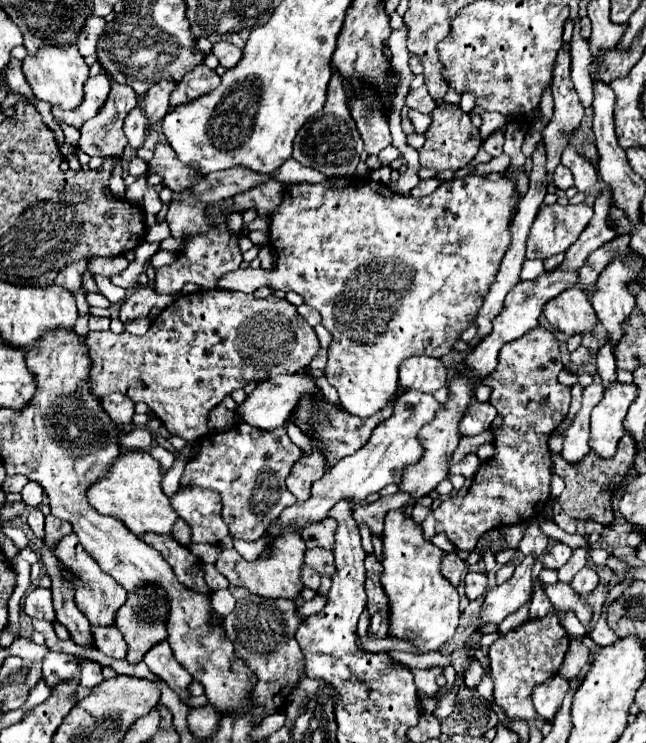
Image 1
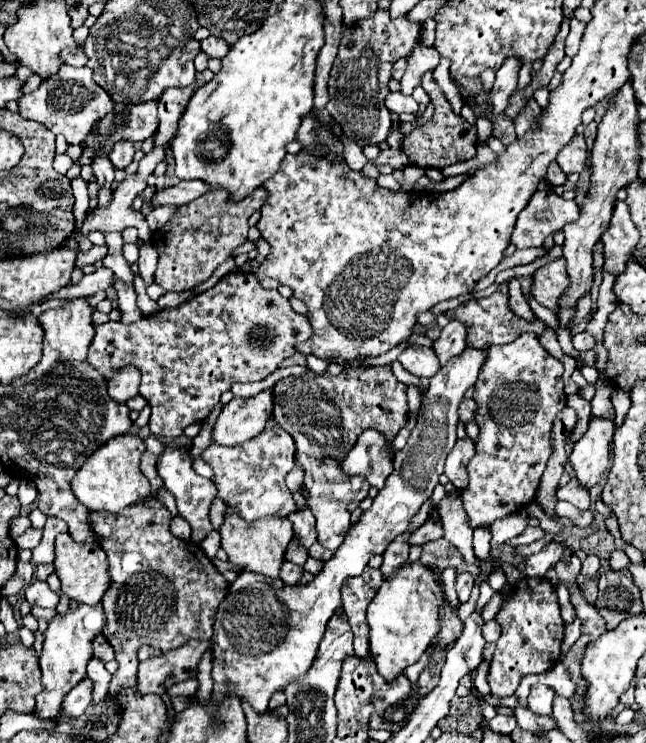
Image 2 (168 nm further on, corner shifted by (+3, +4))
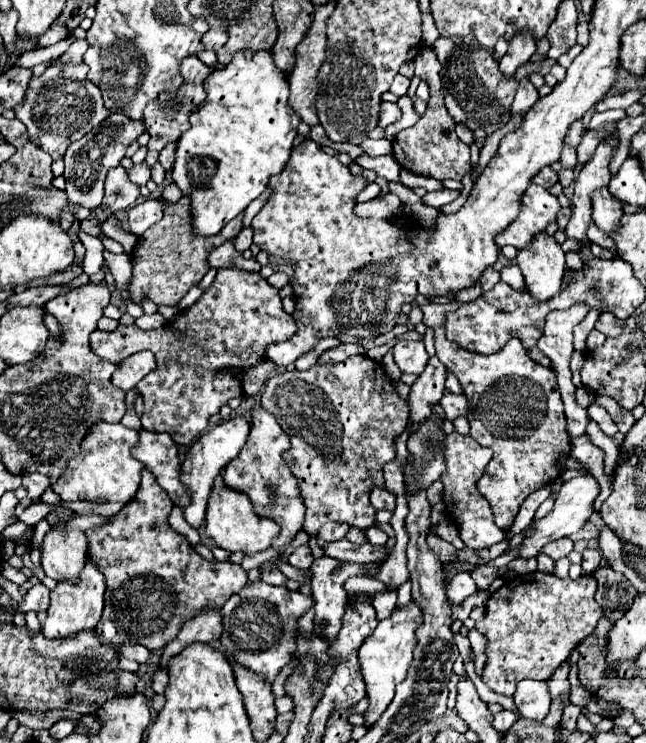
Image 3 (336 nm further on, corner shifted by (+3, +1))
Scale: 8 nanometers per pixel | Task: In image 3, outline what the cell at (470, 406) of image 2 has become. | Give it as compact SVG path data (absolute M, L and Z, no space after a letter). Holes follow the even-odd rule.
M447 393L447 395L443 395L443 399L441 399L441 407L443 407L447 419L453 421L455 417L467 413L467 399L465 399L465 395Z

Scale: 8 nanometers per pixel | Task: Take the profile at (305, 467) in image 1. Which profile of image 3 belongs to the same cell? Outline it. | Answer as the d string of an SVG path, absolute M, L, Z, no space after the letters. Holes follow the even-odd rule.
M301 545L301 547L297 547L297 549L289 555L287 561L289 561L293 567L297 567L297 569L309 569L309 565L313 563L309 545Z

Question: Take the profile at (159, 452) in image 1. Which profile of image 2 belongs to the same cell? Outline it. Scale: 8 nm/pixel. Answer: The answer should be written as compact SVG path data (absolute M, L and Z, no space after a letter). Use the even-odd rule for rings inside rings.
M164 487L158 490L157 498L170 511L172 517L175 517L178 515L176 500L174 496L172 496L172 494L169 493Z

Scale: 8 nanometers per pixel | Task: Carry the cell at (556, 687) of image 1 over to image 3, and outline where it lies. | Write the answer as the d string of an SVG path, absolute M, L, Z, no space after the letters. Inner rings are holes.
M521 681L513 693L513 703L517 711L533 721L543 721L549 713L551 695L545 681Z

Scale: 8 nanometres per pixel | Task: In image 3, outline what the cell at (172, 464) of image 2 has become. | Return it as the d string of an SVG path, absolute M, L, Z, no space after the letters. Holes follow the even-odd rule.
M139 431L139 443L133 449L133 455L145 463L145 467L155 475L155 481L167 495L171 497L173 505L189 505L189 495L183 483L179 481L181 461L177 457L177 447L171 435L153 433L153 431Z

